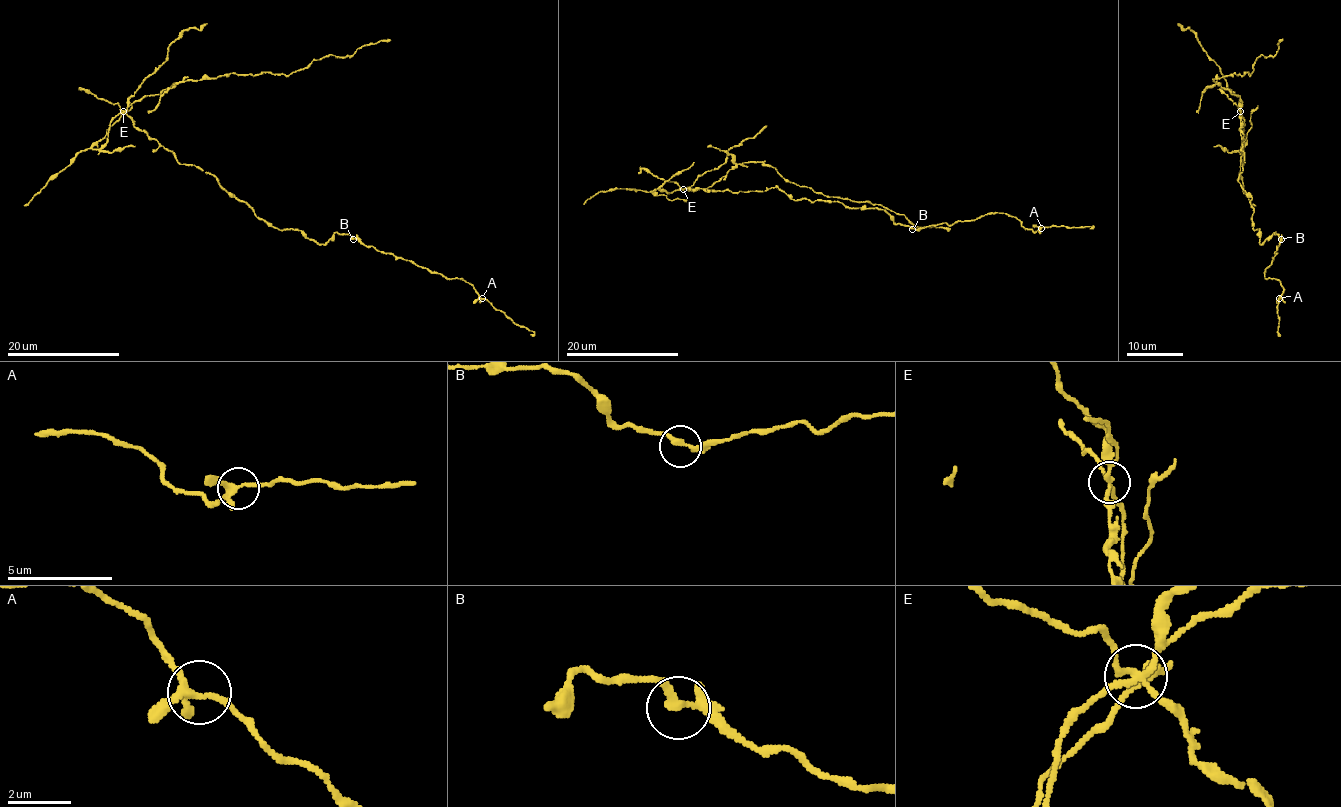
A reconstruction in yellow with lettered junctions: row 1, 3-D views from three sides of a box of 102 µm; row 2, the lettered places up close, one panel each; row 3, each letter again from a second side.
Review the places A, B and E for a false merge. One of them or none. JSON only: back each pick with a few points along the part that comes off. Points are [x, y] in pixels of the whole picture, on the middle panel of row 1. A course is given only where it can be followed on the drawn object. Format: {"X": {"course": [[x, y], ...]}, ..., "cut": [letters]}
{"E": {"course": [[683, 188], [707, 188], [738, 164], [762, 162], [791, 183], [825, 195], [880, 204], [916, 226], [950, 229]]}, "cut": ["E"]}

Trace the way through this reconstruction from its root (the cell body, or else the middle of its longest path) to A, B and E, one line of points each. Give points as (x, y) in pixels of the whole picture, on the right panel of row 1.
A: (1243, 171), (1238, 183), (1251, 197), (1259, 242), (1273, 232), (1281, 239), (1264, 273), (1279, 281), (1279, 298)
B: (1243, 171), (1238, 183), (1251, 197), (1251, 223), (1259, 229), (1259, 242), (1273, 232), (1281, 239)
E: (1243, 171), (1240, 111)

